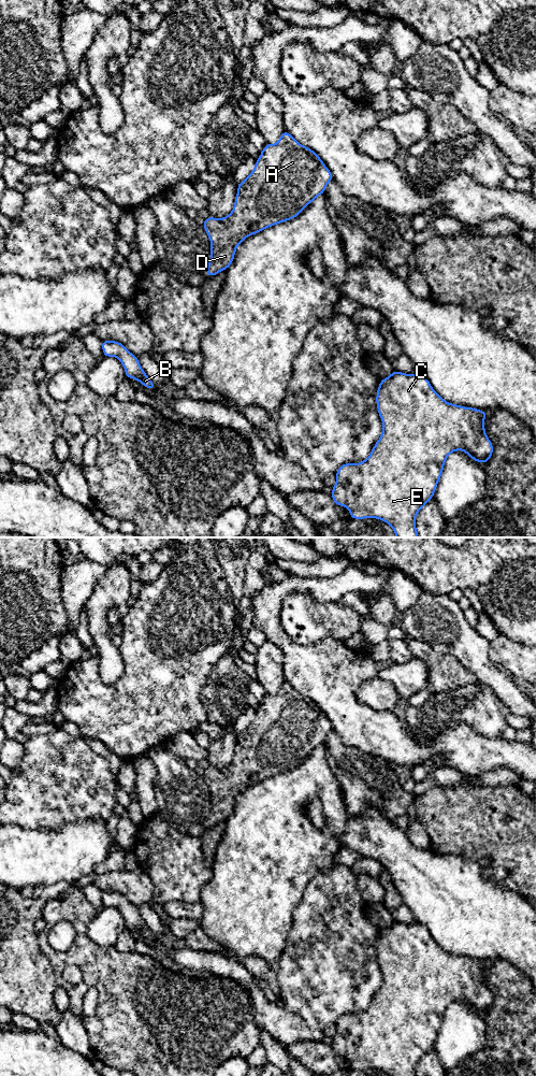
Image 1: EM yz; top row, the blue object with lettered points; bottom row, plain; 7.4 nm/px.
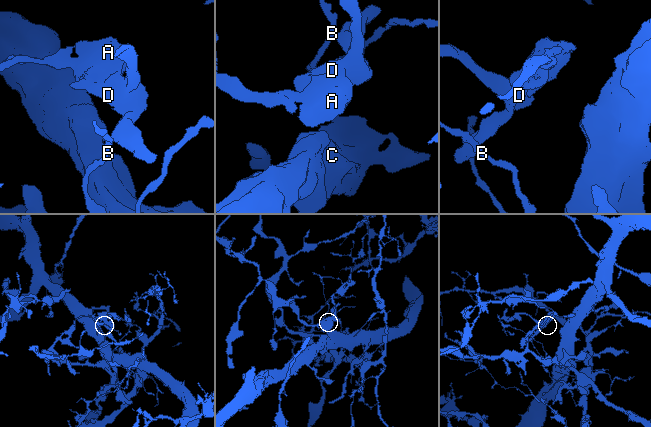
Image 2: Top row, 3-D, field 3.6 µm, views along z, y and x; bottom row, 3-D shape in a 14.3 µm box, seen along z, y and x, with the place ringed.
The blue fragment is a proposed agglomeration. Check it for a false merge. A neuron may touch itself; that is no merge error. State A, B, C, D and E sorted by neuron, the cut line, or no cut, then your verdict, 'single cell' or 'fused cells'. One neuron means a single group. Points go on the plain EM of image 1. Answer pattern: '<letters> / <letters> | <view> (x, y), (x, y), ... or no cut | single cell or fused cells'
A B C D E | no cut | single cell

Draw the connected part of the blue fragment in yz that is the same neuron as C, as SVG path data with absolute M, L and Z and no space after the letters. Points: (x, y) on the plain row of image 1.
M393 921L379 933L376 953L382 972L382 982L367 1009L360 1014L342 1015L335 1027L336 1033L331 1047L338 1057L346 1057L351 1070L376 1068L390 1076L416 1076L419 1061L432 1049L444 1021L448 1006L463 1001L476 1013L488 1015L493 1005L493 994L484 979L488 962L448 953L420 924Z

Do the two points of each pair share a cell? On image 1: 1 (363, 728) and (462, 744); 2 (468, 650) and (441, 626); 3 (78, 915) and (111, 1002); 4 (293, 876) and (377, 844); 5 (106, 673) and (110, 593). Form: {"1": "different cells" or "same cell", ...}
{"1": "same cell", "2": "same cell", "3": "same cell", "4": "different cells", "5": "same cell"}

